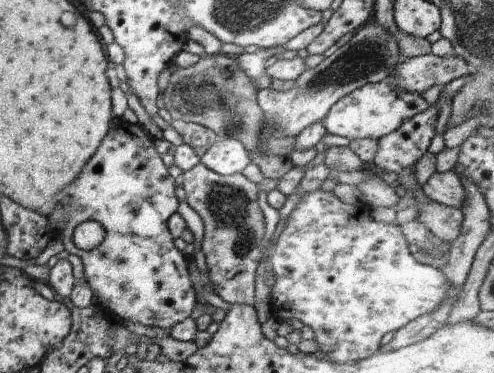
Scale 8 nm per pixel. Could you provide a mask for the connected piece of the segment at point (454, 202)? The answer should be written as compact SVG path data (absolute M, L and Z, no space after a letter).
M453 170L432 174L422 187L429 200L444 206L461 208L466 200L464 186Z

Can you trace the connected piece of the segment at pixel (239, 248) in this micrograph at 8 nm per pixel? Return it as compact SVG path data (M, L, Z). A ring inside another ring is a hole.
M201 162L184 171L185 206L193 208L204 223L201 250L206 258L214 292L230 304L254 305L254 280L262 254L263 214L258 205L260 188L243 173L221 175Z

